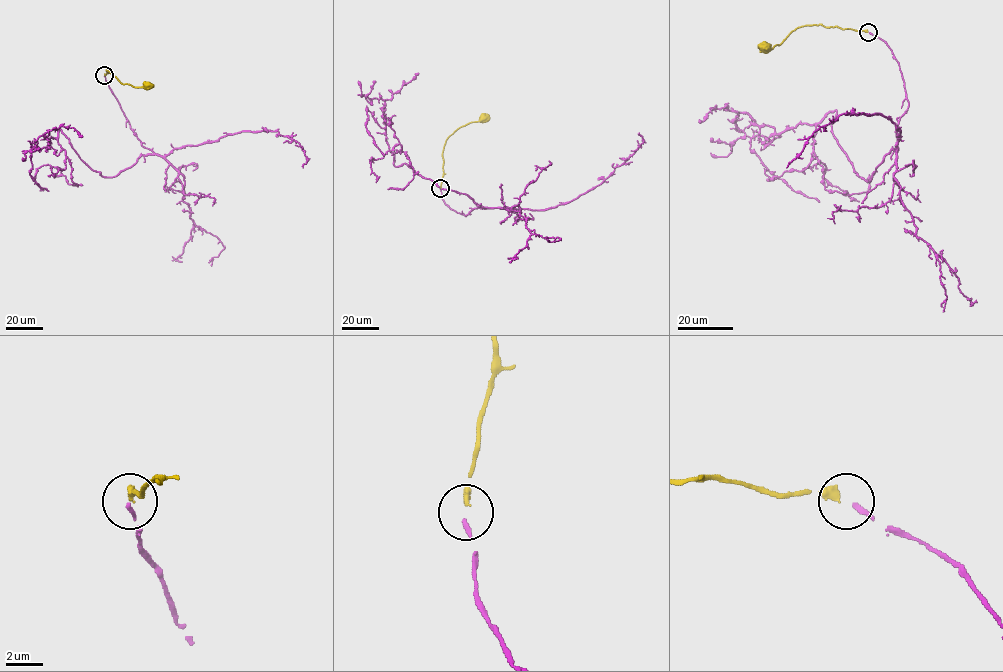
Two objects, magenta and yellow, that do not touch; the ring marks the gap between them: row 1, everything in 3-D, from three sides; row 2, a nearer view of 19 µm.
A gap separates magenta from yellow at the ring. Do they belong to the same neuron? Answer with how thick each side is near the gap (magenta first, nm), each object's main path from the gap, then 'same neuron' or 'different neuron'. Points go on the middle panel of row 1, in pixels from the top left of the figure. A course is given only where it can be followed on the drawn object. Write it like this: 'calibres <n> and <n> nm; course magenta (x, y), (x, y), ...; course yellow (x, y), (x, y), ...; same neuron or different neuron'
calibres 280 and 400 nm; course magenta (440, 189), (457, 213), (490, 208), (395, 166), (385, 129), (367, 108), (367, 131), (384, 155); course yellow (440, 188), (446, 140), (459, 128), (483, 116); same neuron

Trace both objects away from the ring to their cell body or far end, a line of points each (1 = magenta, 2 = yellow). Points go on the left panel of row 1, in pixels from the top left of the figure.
1: (104, 75), (130, 128), (154, 153), (103, 177), (57, 129), (49, 145), (31, 148), (29, 174), (48, 191)
2: (104, 75), (108, 70), (123, 84), (134, 87), (147, 84)

